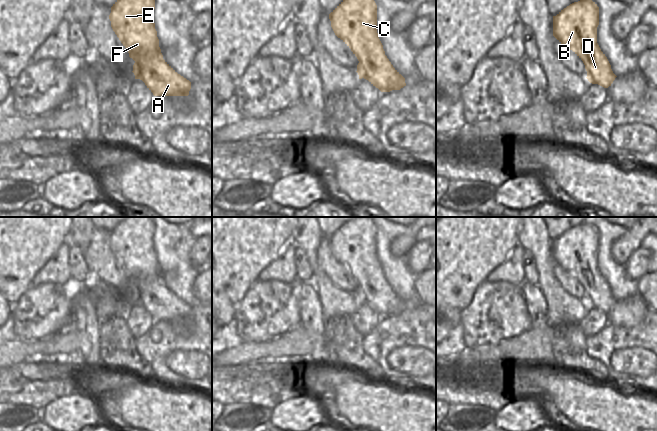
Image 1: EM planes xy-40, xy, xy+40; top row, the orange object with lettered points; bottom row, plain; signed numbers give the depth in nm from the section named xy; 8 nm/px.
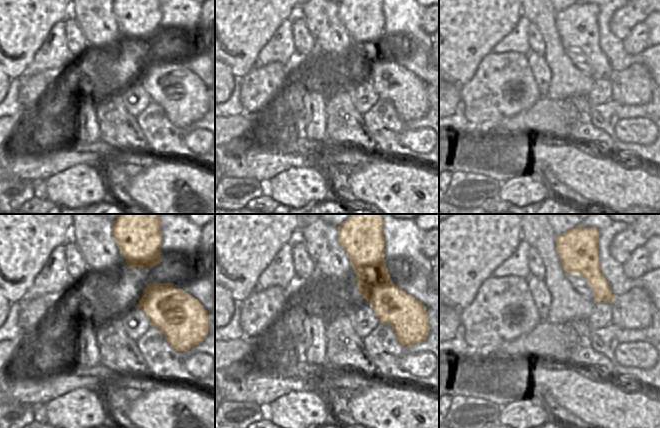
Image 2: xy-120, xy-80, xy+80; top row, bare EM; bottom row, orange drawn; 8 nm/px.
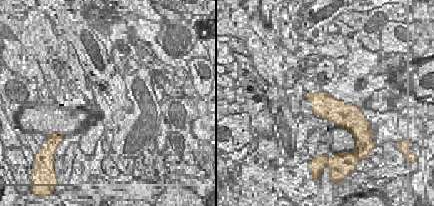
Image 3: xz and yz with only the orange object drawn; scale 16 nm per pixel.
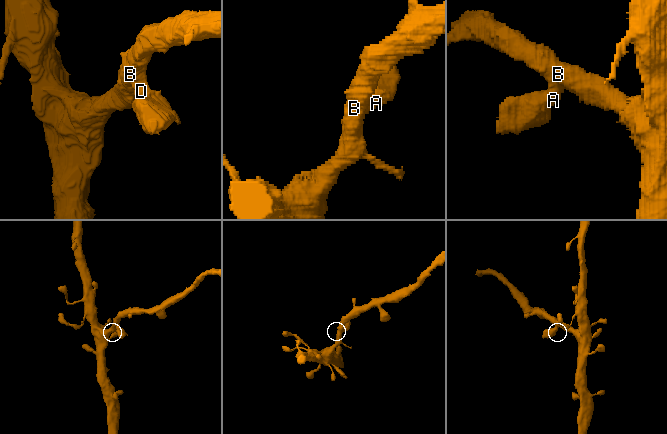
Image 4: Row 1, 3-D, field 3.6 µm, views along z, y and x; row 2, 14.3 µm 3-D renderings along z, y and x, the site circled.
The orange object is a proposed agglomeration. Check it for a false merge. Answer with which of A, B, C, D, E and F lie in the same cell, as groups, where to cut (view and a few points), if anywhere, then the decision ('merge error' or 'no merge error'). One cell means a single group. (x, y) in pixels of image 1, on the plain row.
groups A B C D E F; cut none; no merge error

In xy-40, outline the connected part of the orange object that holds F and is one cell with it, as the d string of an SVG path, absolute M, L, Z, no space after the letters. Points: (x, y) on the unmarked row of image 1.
M126 217L111 231L111 251L135 285L132 295L135 303L142 304L154 320L188 320L191 306L163 283L153 245L154 233L155 223L151 217Z

